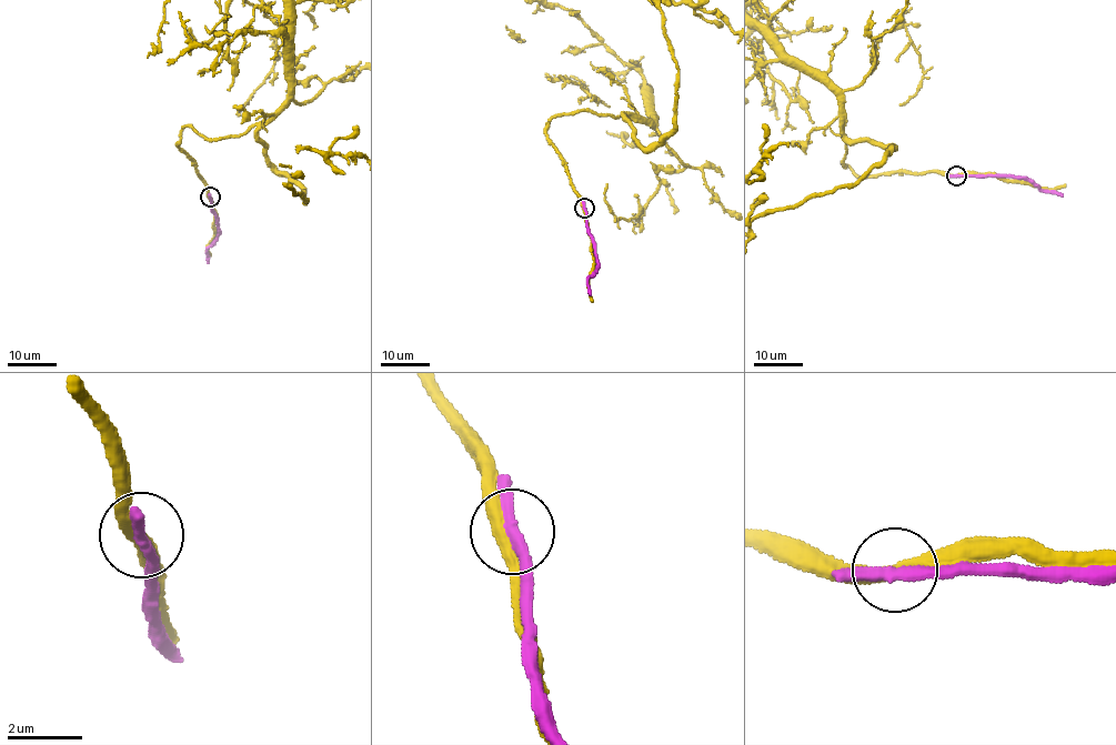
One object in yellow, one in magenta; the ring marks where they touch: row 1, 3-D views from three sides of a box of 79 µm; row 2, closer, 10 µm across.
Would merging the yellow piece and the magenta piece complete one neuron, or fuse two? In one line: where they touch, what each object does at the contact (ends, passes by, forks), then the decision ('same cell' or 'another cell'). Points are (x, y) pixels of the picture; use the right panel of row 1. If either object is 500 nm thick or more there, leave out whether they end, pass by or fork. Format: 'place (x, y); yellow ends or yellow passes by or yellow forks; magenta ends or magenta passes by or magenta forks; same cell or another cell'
place (956, 175); yellow passes by; magenta passes by; another cell

